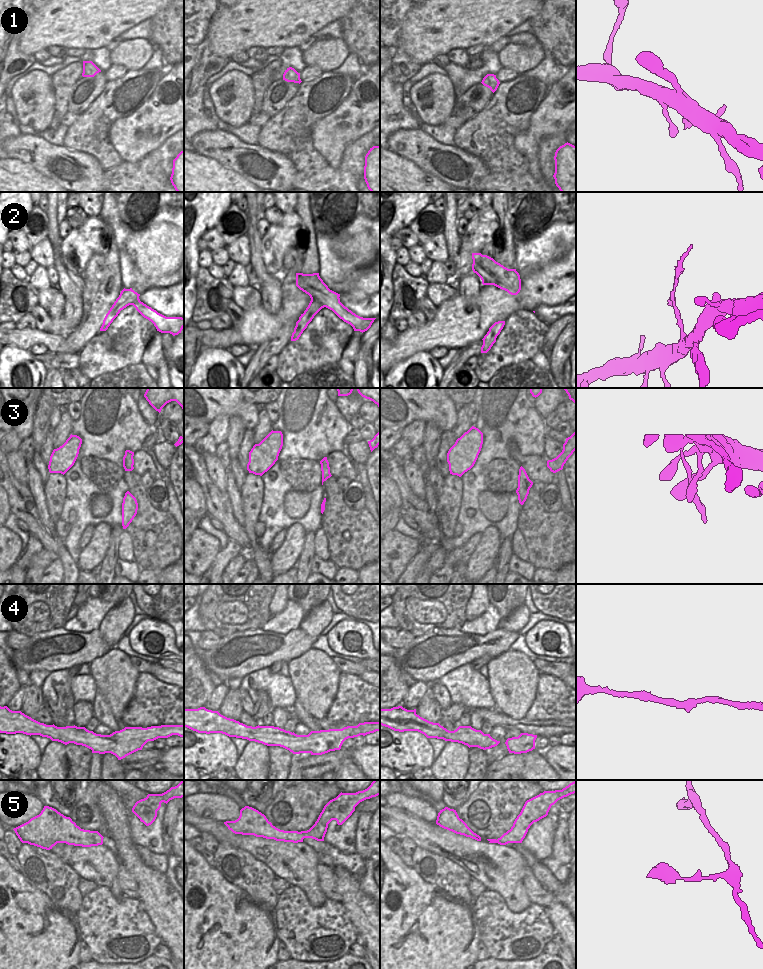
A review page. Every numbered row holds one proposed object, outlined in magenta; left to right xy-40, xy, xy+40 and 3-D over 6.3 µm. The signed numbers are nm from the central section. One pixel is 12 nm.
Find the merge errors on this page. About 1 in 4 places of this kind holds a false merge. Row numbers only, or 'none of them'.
2.

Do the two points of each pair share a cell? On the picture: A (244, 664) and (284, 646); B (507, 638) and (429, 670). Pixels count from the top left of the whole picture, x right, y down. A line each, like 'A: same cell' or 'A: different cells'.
A: same cell
B: same cell

